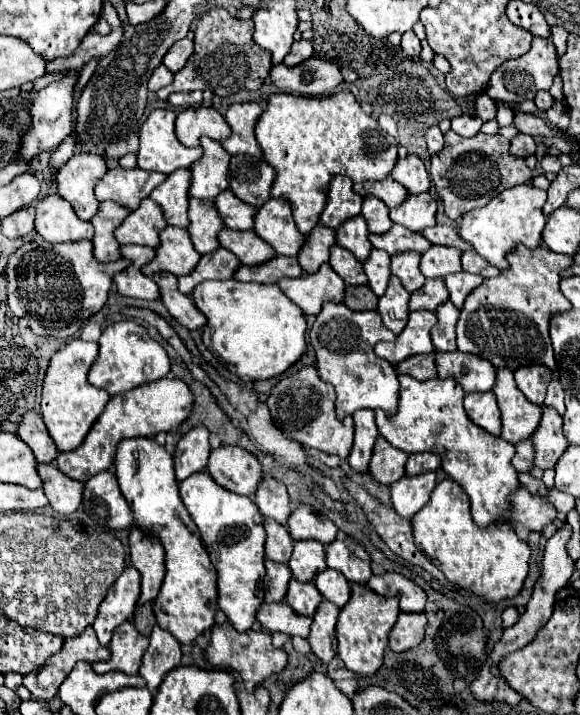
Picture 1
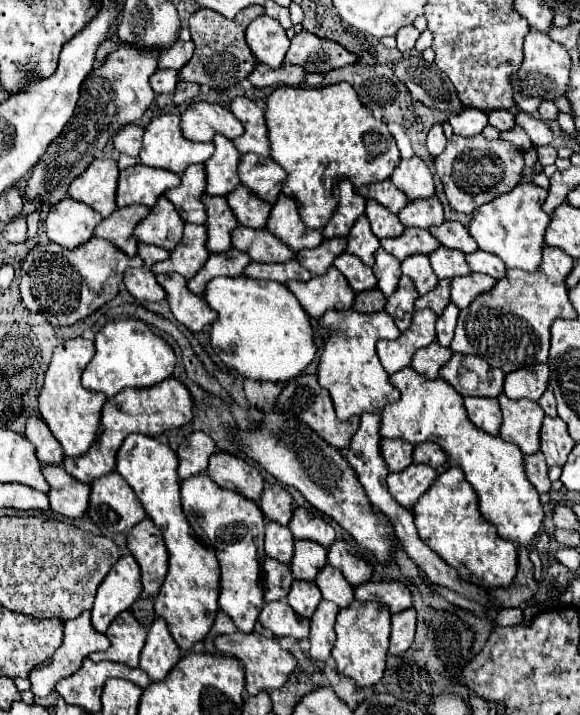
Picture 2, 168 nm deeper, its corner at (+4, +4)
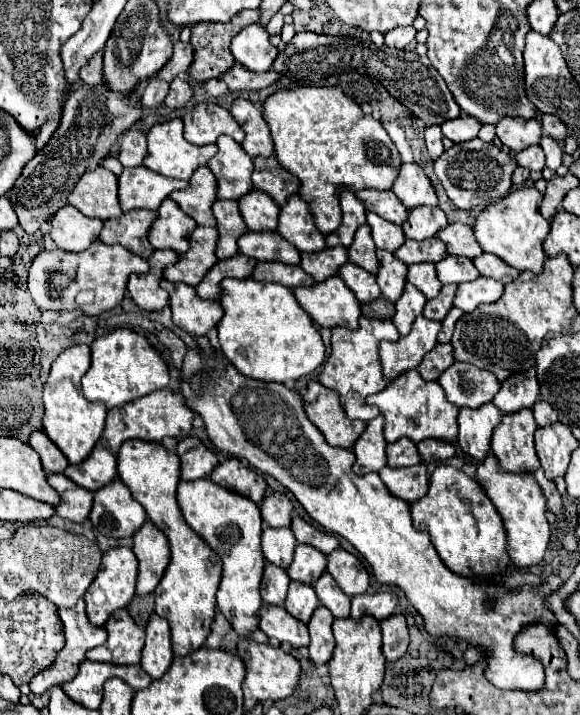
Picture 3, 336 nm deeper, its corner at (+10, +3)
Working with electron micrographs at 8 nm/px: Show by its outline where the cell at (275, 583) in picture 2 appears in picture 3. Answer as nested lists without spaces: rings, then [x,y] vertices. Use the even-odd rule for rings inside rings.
[[[265,563],[263,573],[263,587],[261,587],[261,599],[269,605],[283,605],[287,597],[287,587],[291,579],[283,567],[277,567],[273,563]]]

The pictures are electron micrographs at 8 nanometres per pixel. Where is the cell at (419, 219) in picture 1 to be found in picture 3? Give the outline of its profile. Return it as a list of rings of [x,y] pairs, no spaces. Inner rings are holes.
[[[415,207],[409,211],[409,217],[401,227],[405,237],[423,241],[435,237],[437,231],[445,225],[447,225],[445,213],[439,207]]]

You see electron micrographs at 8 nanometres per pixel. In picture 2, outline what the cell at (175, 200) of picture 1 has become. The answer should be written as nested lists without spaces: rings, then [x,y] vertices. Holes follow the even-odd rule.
[[[195,164],[187,168],[187,174],[181,176],[181,184],[175,190],[169,190],[165,198],[169,198],[185,222],[205,224],[207,210],[203,204],[203,194],[207,186],[207,174],[203,164]]]

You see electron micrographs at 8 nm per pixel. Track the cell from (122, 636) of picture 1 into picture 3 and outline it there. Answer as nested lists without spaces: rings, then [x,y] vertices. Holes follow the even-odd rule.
[[[117,609],[105,623],[109,639],[105,645],[87,653],[89,661],[105,661],[115,665],[135,665],[141,659],[145,631],[131,619],[127,609]]]

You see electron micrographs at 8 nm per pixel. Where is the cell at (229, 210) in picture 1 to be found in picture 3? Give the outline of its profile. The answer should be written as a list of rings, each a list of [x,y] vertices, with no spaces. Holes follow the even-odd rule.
[[[249,191],[239,199],[239,211],[251,231],[275,231],[279,207],[263,191]]]

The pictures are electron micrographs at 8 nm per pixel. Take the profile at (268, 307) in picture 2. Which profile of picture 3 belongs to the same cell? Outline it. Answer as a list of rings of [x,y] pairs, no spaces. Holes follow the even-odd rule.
[[[223,279],[219,303],[223,307],[223,317],[217,323],[219,345],[241,375],[283,383],[309,375],[323,363],[325,345],[321,335],[289,287],[255,279]]]

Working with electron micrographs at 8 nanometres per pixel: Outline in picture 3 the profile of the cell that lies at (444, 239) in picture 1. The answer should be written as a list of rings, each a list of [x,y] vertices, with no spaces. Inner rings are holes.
[[[449,223],[437,233],[437,237],[447,245],[449,255],[461,255],[461,257],[475,259],[483,253],[483,249],[475,241],[473,229],[463,223]]]

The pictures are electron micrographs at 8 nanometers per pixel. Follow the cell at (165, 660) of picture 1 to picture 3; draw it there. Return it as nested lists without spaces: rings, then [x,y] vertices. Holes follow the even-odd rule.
[[[151,615],[145,633],[147,639],[139,665],[143,667],[145,673],[149,673],[151,679],[161,679],[173,661],[169,623],[159,615]]]

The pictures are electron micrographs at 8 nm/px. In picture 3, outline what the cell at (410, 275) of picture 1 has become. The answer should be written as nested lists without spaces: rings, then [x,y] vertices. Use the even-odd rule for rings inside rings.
[[[415,263],[415,265],[411,265],[409,273],[407,273],[407,281],[413,283],[419,291],[423,291],[423,295],[427,299],[437,297],[437,293],[441,291],[441,283],[437,279],[433,263]]]

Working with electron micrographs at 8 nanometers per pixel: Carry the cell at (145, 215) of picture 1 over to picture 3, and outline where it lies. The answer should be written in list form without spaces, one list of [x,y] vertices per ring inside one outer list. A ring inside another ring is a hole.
[[[165,199],[157,209],[157,219],[149,229],[149,243],[155,249],[173,249],[179,255],[189,249],[189,237],[197,223],[185,215],[173,199]]]

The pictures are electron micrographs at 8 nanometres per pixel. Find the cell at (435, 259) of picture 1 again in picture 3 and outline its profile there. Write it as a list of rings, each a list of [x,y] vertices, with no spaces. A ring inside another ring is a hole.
[[[447,255],[445,259],[441,259],[441,263],[435,263],[437,267],[437,277],[443,285],[447,283],[465,283],[465,281],[473,281],[479,277],[479,271],[475,269],[473,261],[467,257],[453,257]]]

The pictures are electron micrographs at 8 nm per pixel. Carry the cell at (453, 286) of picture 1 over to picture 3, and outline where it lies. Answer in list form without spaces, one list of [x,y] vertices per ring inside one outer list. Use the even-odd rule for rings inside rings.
[[[477,277],[475,281],[461,283],[457,285],[457,295],[453,305],[459,307],[461,311],[469,313],[481,303],[493,303],[503,295],[503,285],[495,279],[487,277]]]

